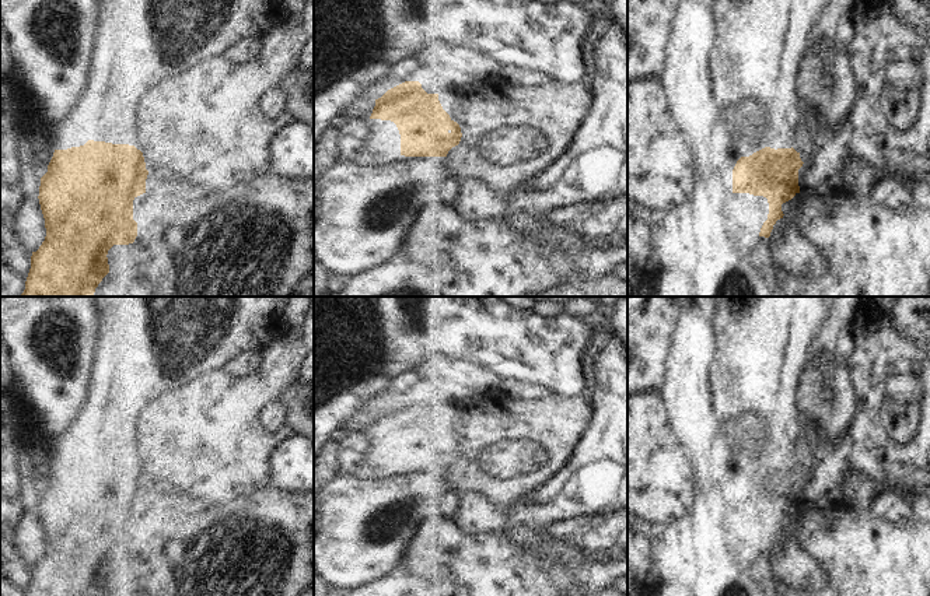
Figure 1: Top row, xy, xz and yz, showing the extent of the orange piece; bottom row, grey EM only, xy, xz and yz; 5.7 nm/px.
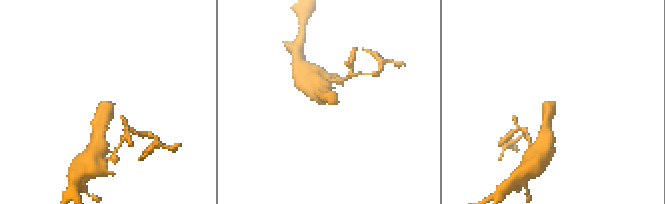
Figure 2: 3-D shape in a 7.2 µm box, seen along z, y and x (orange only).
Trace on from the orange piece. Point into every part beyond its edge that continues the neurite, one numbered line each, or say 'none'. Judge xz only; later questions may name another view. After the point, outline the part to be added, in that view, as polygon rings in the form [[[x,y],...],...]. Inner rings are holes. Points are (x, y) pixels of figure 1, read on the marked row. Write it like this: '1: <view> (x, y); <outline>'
1: xz (429, 86); [[[423,80],[419,81],[422,84],[422,88],[427,92],[427,94],[437,94],[437,85],[433,80]]]

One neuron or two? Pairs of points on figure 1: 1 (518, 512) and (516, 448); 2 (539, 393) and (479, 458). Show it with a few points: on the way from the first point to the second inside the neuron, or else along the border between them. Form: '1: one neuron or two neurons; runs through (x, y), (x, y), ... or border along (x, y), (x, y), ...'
1: two neurons; border along (545, 484), (520, 502), (509, 515)
2: two neurons; border along (552, 393), (542, 399), (514, 399), (510, 403)

